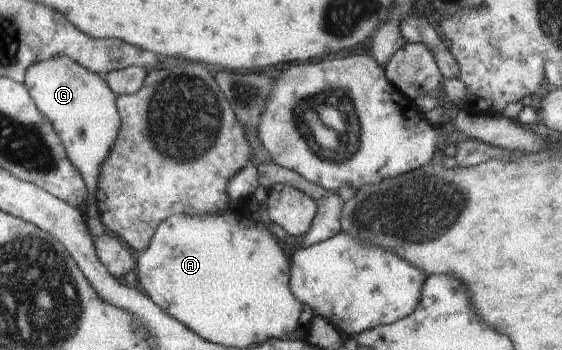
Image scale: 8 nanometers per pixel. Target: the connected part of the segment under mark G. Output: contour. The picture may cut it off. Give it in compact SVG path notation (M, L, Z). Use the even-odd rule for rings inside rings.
M55 57L32 64L27 69L24 85L39 112L55 129L69 162L81 173L86 189L89 193L96 194L103 163L116 143L121 126L120 114L116 107L116 94L108 87L103 76L83 68L69 57Z

